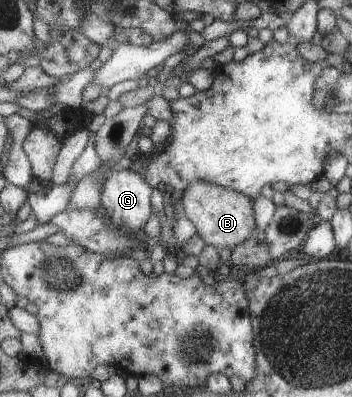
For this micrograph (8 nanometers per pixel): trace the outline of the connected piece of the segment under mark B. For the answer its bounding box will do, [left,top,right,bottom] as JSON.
[181,180,256,250]

